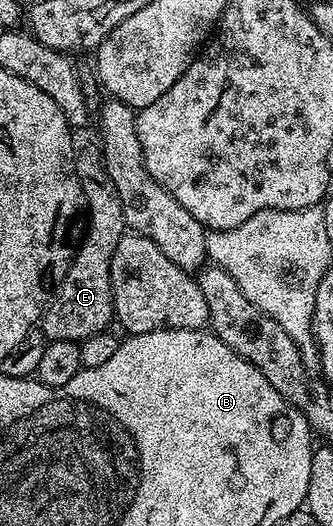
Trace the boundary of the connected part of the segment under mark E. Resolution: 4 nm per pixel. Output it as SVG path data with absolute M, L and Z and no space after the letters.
M92 142L77 151L76 177L80 179L80 195L86 208L88 204L88 233L65 267L59 281L60 289L57 292L55 289L38 325L49 340L79 342L105 331L114 320L110 258L114 258L114 250L126 229L122 218L122 198L118 198L118 189L114 182L110 182L110 174L106 174L104 153L99 143Z

